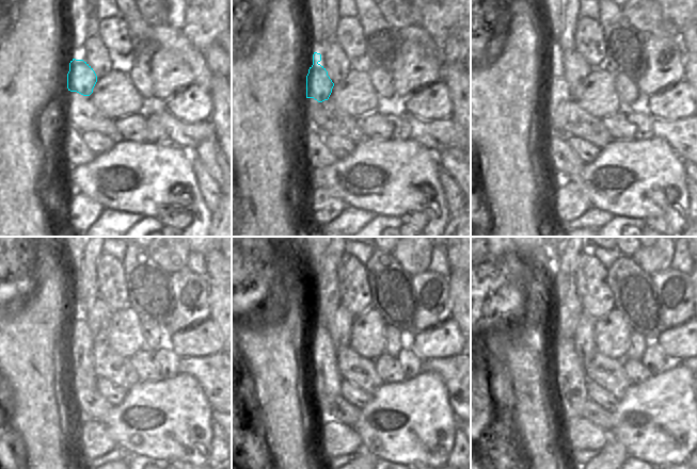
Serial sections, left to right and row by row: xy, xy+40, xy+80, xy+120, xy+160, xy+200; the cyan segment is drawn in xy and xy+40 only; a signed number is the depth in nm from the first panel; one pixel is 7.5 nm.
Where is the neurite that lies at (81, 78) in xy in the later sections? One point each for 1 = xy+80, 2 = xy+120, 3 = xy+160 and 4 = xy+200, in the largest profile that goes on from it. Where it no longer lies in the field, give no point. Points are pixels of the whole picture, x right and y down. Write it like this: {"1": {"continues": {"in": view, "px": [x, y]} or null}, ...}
{"1": {"continues": {"in": "xy+80", "px": [558, 93]}}, "2": {"continues": {"in": "xy+120", "px": [80, 335]}}, "3": {"continues": {"in": "xy+160", "px": [319, 333]}}, "4": {"continues": {"in": "xy+200", "px": [558, 341]}}}

